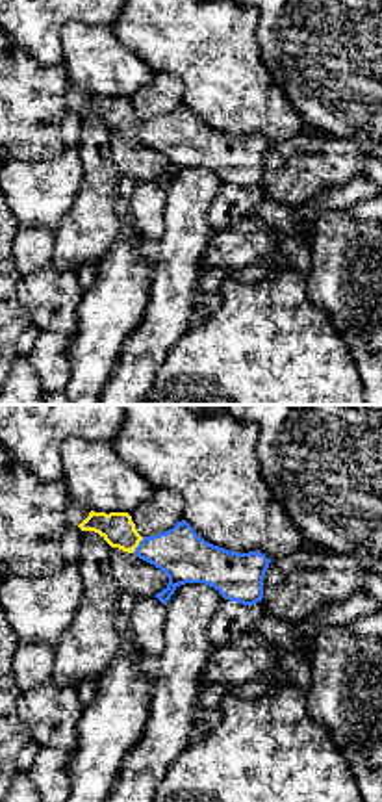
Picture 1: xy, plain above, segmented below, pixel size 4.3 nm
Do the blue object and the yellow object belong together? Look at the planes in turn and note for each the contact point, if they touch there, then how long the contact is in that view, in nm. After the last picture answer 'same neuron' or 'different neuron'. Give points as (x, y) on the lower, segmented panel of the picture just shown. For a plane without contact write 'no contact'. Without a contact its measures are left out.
contact (140, 544); length 90 nm

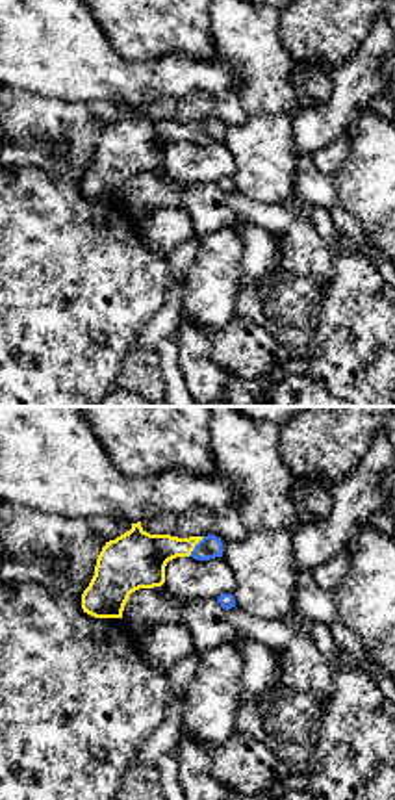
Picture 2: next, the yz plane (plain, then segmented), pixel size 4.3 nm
contact (195, 546); length 120 nm

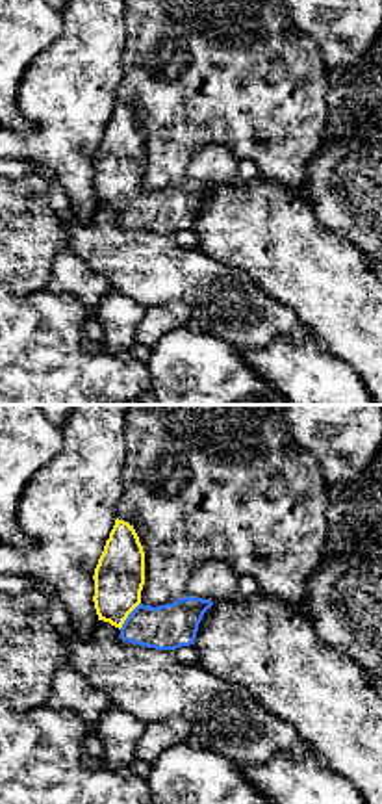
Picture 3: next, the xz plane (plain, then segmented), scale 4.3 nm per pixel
contact (128, 615); length 150 nm

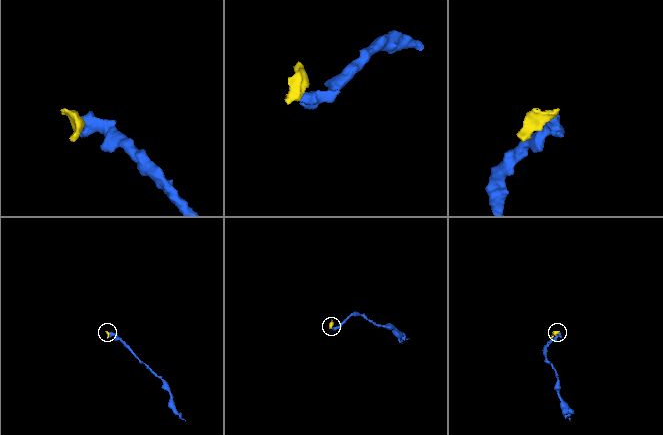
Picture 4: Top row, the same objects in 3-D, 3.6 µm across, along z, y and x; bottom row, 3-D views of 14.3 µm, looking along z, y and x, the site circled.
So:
same neuron

